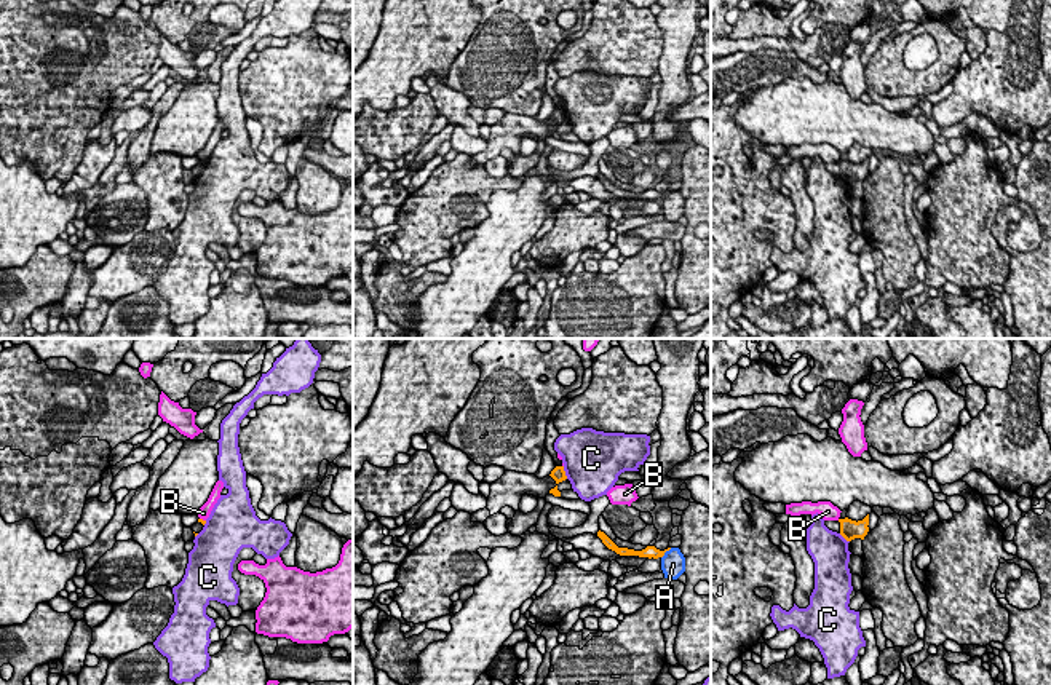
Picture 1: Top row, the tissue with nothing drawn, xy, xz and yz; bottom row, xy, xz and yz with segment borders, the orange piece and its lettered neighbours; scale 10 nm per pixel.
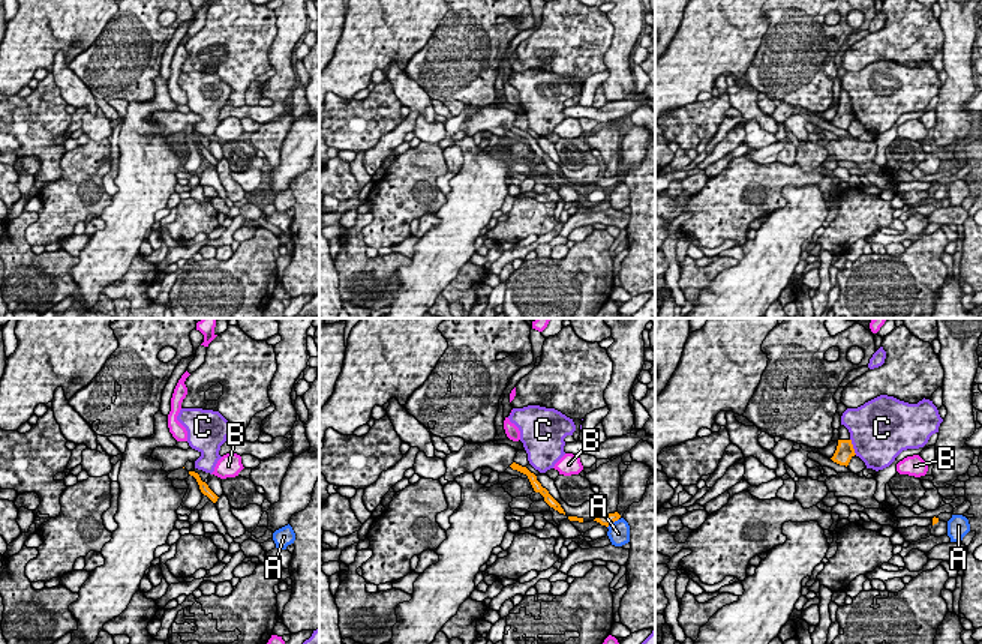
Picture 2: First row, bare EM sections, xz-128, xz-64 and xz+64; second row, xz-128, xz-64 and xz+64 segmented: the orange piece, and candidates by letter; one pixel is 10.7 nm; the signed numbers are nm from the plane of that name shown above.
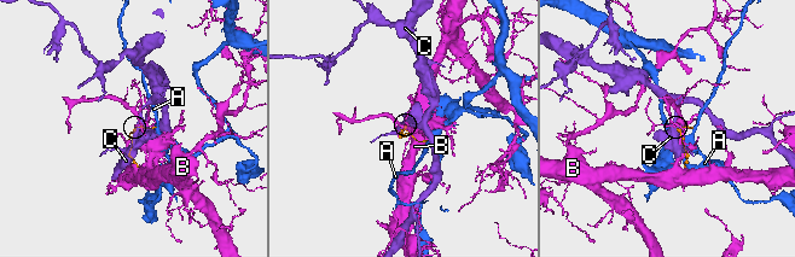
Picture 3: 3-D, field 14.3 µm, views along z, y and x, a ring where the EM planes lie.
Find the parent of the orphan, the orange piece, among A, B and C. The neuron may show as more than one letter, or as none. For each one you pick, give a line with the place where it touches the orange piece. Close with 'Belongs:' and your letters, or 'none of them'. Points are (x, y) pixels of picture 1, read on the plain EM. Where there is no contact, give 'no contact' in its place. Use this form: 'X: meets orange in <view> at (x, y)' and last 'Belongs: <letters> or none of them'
Belongs: none of them

